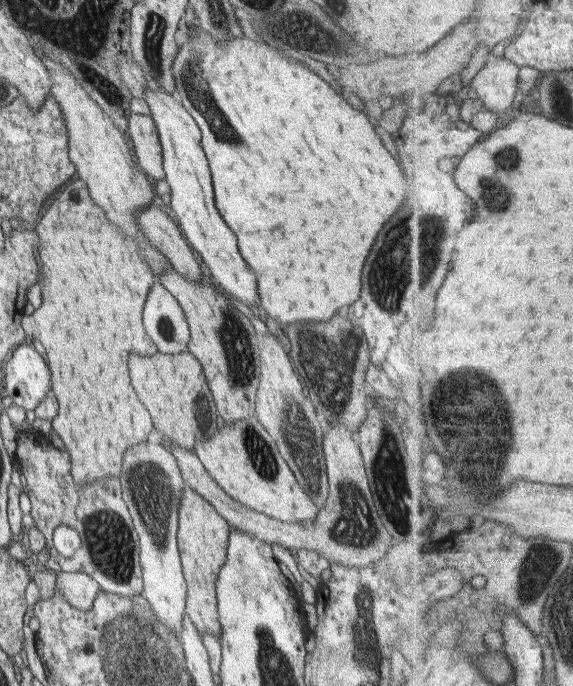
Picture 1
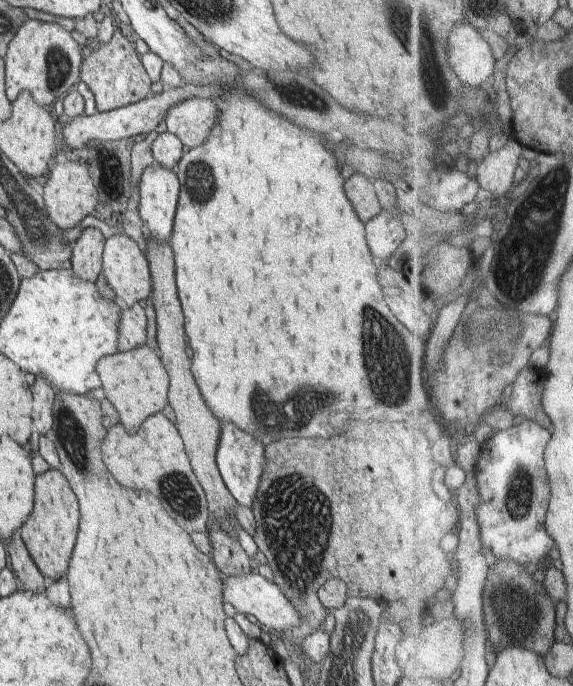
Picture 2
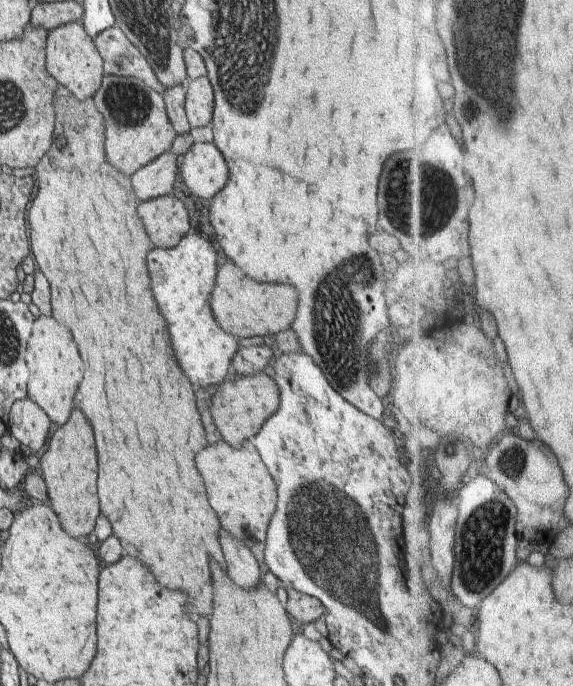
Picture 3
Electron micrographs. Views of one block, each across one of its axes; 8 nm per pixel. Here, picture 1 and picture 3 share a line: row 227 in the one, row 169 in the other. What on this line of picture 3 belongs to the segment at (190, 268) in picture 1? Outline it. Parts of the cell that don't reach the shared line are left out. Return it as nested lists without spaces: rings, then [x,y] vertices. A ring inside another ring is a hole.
[[[169,151],[134,172],[129,179],[138,200],[150,200],[172,194],[179,169],[176,154]]]

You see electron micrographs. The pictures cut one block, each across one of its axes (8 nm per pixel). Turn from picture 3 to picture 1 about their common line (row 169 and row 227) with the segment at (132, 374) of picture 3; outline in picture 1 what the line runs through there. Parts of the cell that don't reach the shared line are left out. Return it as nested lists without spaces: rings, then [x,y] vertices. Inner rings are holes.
[[[80,179],[66,186],[61,194],[58,192],[54,202],[48,206],[35,228],[40,239],[37,258],[44,270],[44,288],[41,294],[44,302],[34,314],[25,315],[21,319],[26,334],[32,336],[34,341],[40,341],[46,349],[50,363],[51,390],[59,404],[57,416],[52,420],[52,430],[64,442],[65,451],[72,462],[71,474],[78,486],[120,476],[124,452],[130,446],[146,440],[154,430],[148,409],[136,398],[136,392],[130,386],[128,356],[132,352],[140,356],[158,352],[142,328],[142,306],[150,286],[156,283],[156,278],[152,278],[148,264],[136,256],[136,252],[120,236],[118,228],[106,222],[104,212],[100,212],[96,206],[98,204],[89,195],[86,183]]]

